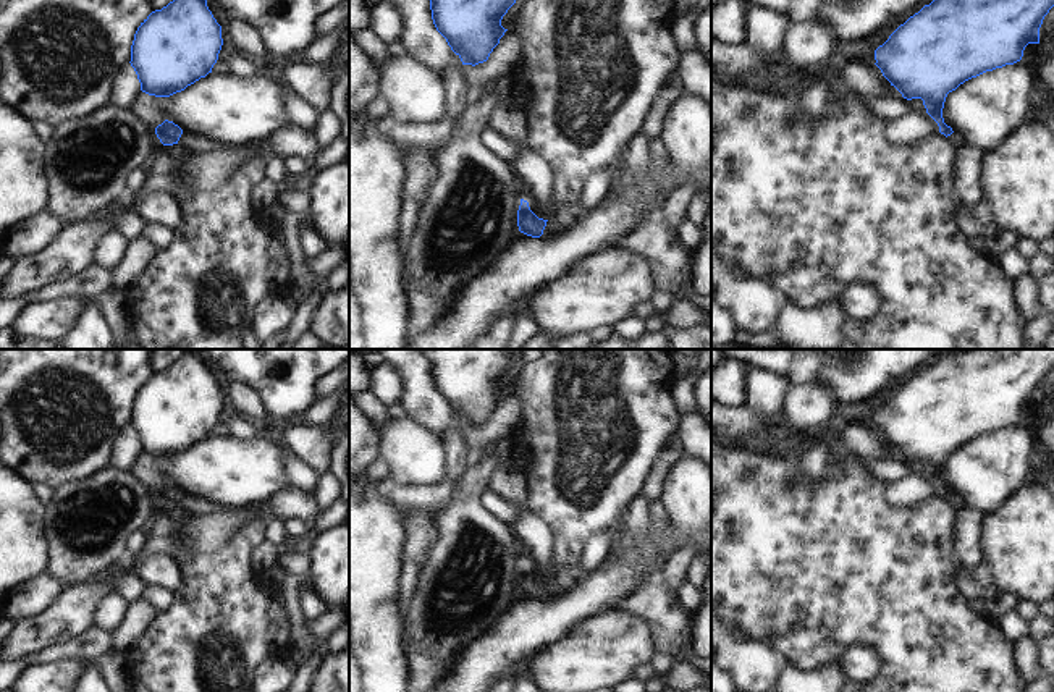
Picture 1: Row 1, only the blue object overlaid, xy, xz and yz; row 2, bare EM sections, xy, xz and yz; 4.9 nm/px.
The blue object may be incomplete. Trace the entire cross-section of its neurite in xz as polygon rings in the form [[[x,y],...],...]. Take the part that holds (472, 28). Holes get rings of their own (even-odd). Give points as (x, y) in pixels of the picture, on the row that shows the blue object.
[[[430,0],[430,10],[436,31],[446,39],[462,65],[475,66],[488,60],[508,31],[501,26],[501,19],[514,3],[516,0]]]

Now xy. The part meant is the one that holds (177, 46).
[[[173,0],[141,23],[129,63],[142,92],[170,97],[212,73],[221,45],[207,0]]]

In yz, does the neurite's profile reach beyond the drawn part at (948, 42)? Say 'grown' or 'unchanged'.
grown

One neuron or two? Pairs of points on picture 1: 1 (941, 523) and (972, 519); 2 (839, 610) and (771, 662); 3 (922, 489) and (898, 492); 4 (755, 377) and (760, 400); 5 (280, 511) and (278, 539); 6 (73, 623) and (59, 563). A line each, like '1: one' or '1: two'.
1: two
2: two
3: one
4: one
5: two
6: two

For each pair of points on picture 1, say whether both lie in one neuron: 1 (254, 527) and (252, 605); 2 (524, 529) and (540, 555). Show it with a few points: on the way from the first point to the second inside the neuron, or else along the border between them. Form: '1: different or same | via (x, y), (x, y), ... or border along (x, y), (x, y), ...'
1: same | via (240, 547), (240, 586)
2: same | via (531, 535), (540, 548)

